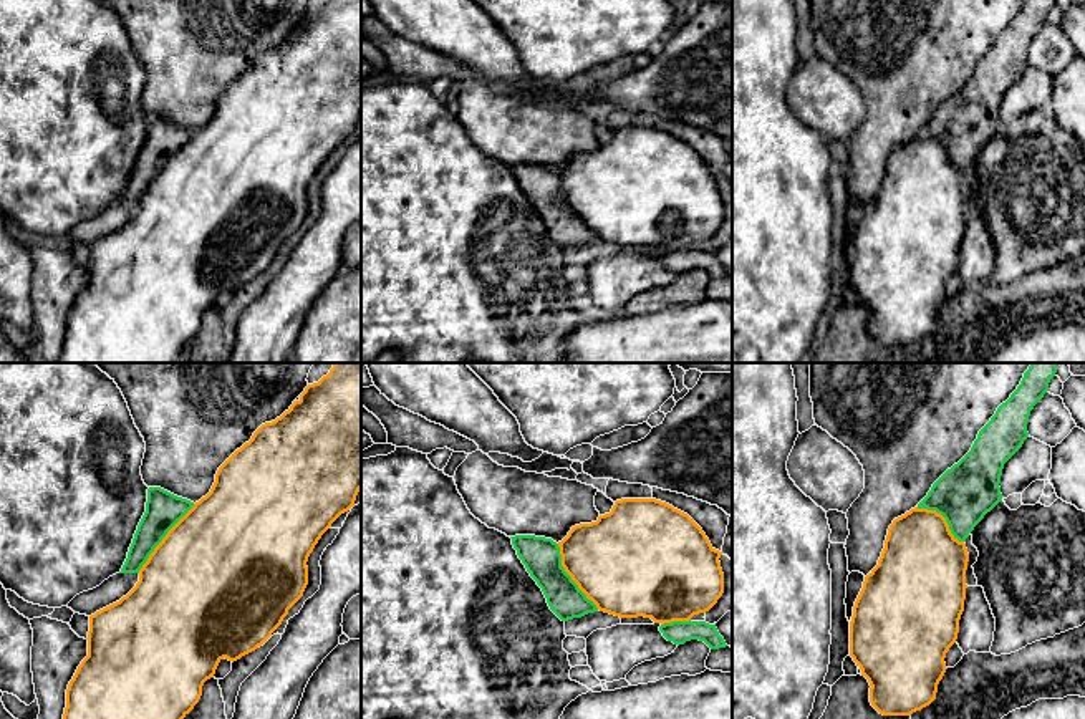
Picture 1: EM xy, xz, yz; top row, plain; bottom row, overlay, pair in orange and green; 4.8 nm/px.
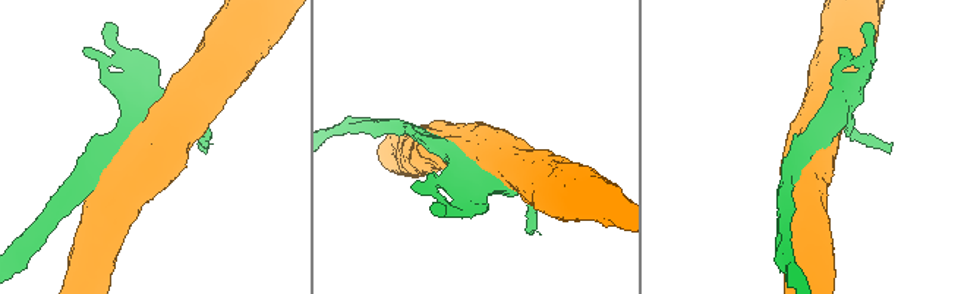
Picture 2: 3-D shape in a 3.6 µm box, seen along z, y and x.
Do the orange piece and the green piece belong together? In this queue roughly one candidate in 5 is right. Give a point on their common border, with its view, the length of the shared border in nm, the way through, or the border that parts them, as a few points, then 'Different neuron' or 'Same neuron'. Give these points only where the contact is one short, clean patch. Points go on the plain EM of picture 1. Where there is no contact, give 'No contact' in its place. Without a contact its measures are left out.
Touches orange at xy (163, 168). Shared border 440 nm. Different neuron

